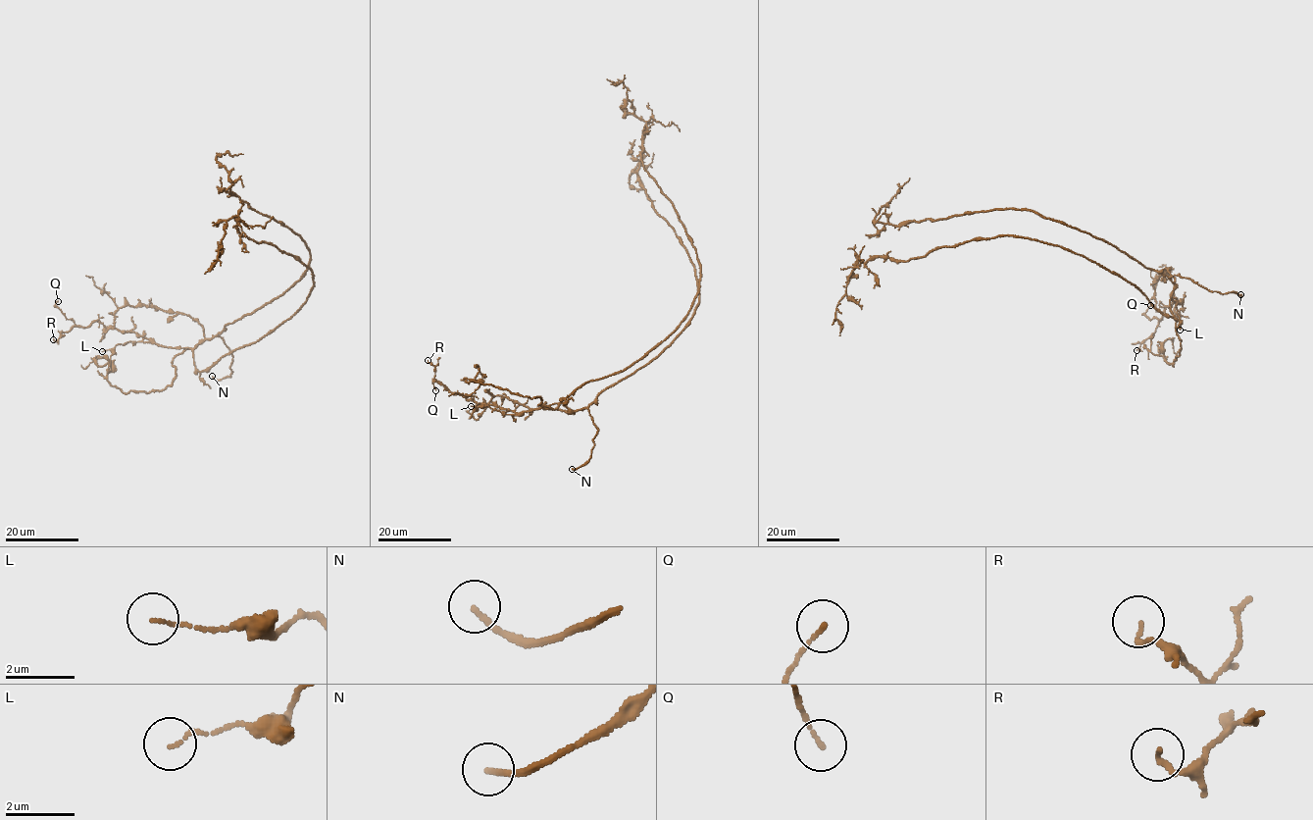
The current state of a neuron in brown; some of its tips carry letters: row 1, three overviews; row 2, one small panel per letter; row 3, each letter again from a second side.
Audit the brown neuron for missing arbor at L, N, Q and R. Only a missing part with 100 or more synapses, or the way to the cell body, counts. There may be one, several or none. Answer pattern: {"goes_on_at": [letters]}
{"goes_on_at": ["N"]}

